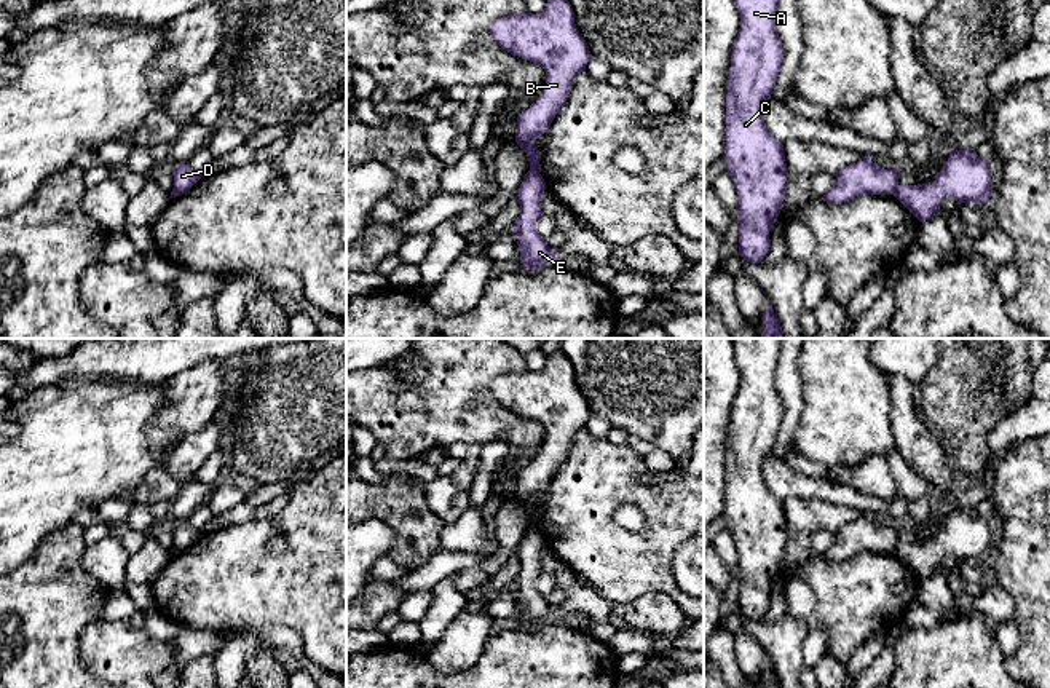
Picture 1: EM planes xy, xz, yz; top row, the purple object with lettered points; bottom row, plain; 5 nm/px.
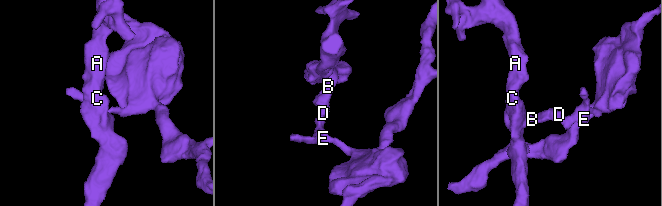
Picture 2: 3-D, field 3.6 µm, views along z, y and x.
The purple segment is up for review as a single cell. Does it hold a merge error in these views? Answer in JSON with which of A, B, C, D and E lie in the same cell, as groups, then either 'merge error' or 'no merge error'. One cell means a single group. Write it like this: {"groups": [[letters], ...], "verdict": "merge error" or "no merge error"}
{"groups": [["A", "B", "C", "D"], ["E"]], "verdict": "merge error"}

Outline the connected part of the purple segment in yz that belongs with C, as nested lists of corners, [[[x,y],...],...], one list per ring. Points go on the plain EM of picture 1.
[[[734,338],[734,359],[740,372],[740,386],[734,397],[726,452],[728,532],[737,549],[739,613],[760,621],[771,603],[774,584],[787,546],[784,503],[768,488],[763,466],[772,452],[782,426],[784,404],[776,388],[776,370],[782,353],[782,338]]]

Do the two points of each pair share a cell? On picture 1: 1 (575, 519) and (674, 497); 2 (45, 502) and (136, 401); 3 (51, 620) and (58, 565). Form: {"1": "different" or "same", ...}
{"1": "same", "2": "same", "3": "same"}

